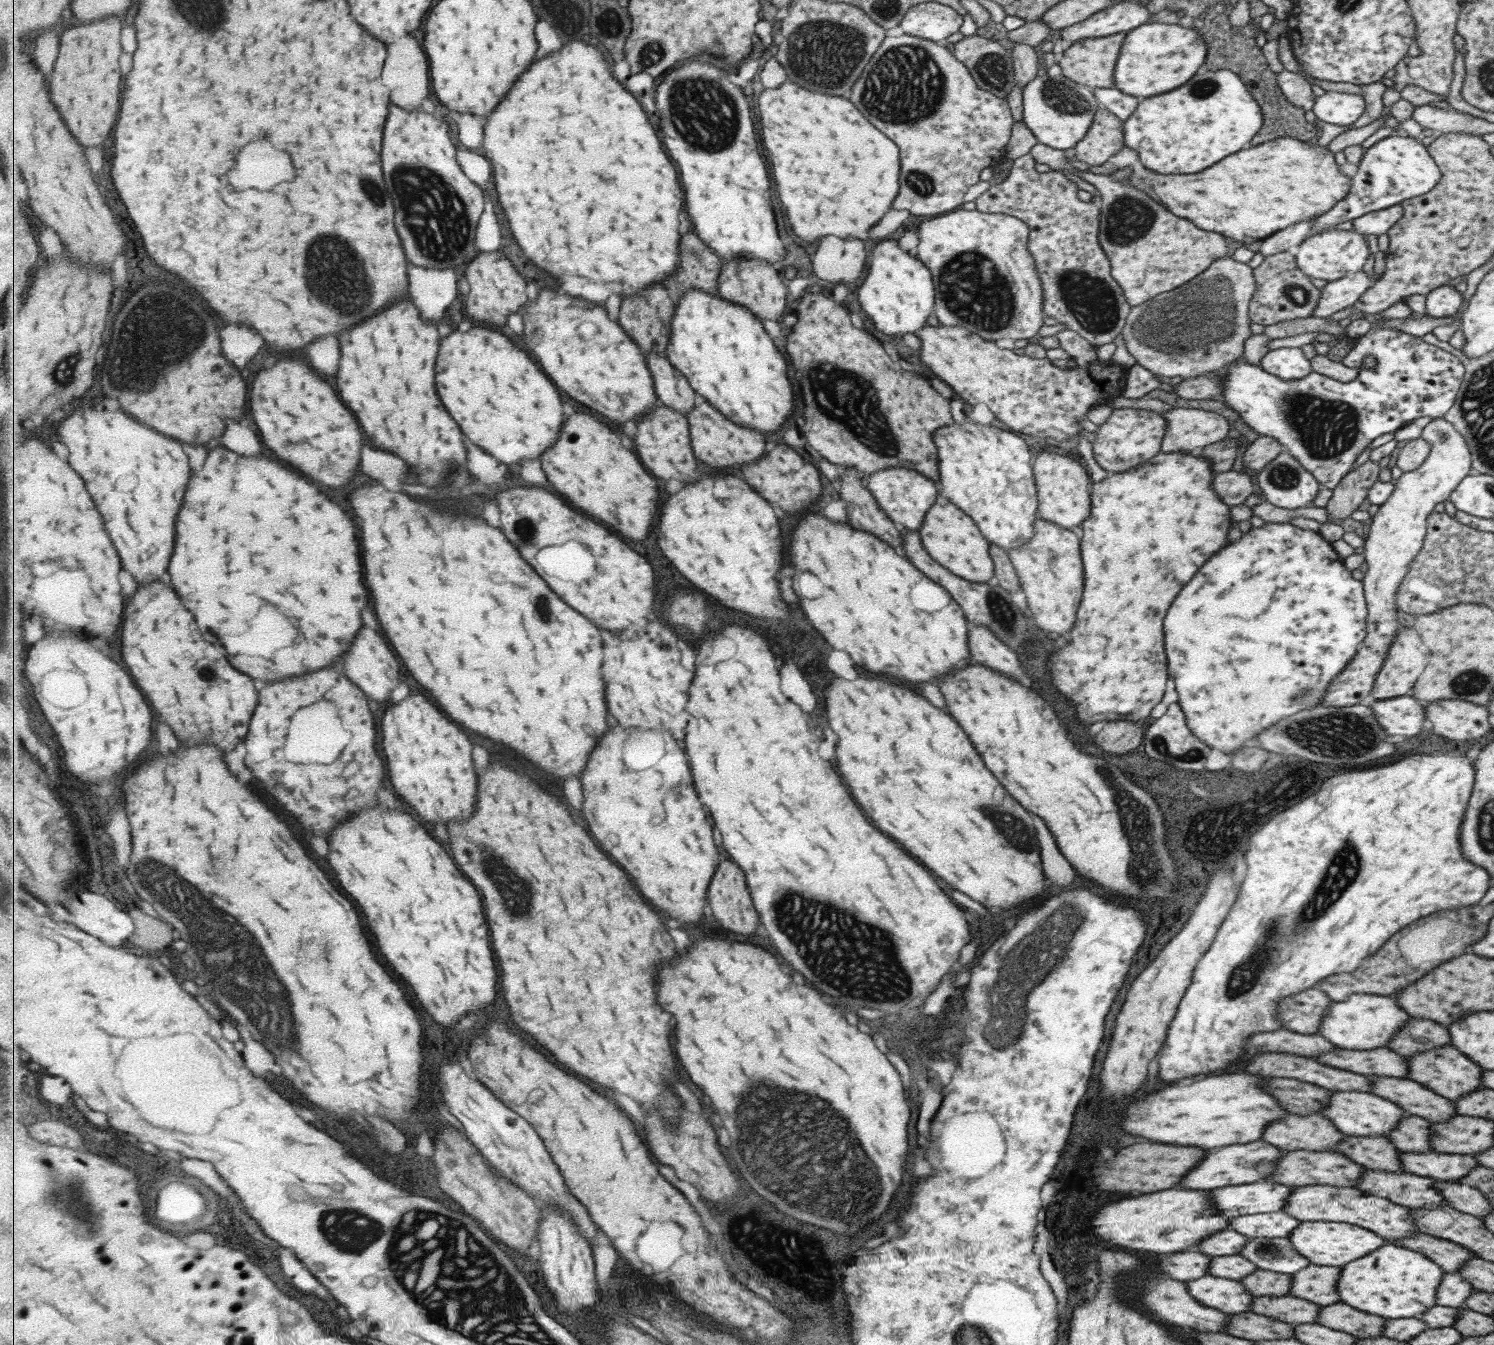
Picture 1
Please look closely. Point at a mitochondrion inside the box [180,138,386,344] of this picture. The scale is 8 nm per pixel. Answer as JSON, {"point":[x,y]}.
{"point":[335,275]}

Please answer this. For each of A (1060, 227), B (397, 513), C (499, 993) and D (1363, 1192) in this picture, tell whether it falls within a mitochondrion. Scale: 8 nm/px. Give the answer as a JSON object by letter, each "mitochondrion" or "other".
{"A":"other","B":"other","C":"other","D":"other"}

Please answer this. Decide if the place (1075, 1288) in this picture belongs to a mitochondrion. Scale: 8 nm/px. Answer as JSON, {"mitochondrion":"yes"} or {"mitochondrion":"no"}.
{"mitochondrion":"no"}

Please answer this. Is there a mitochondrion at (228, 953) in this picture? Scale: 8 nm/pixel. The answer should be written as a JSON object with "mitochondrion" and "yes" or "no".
{"mitochondrion":"yes"}

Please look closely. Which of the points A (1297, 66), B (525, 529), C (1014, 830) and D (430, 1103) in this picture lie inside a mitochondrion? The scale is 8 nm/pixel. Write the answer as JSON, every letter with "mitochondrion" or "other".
{"A":"other","B":"mitochondrion","C":"mitochondrion","D":"other"}

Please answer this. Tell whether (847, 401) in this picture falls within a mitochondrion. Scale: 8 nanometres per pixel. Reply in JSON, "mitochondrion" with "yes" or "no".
{"mitochondrion":"yes"}

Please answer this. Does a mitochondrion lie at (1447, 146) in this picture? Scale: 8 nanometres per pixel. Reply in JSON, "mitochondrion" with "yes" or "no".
{"mitochondrion":"no"}

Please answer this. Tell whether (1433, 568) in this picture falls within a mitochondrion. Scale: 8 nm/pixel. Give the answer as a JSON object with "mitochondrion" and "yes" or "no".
{"mitochondrion":"no"}

